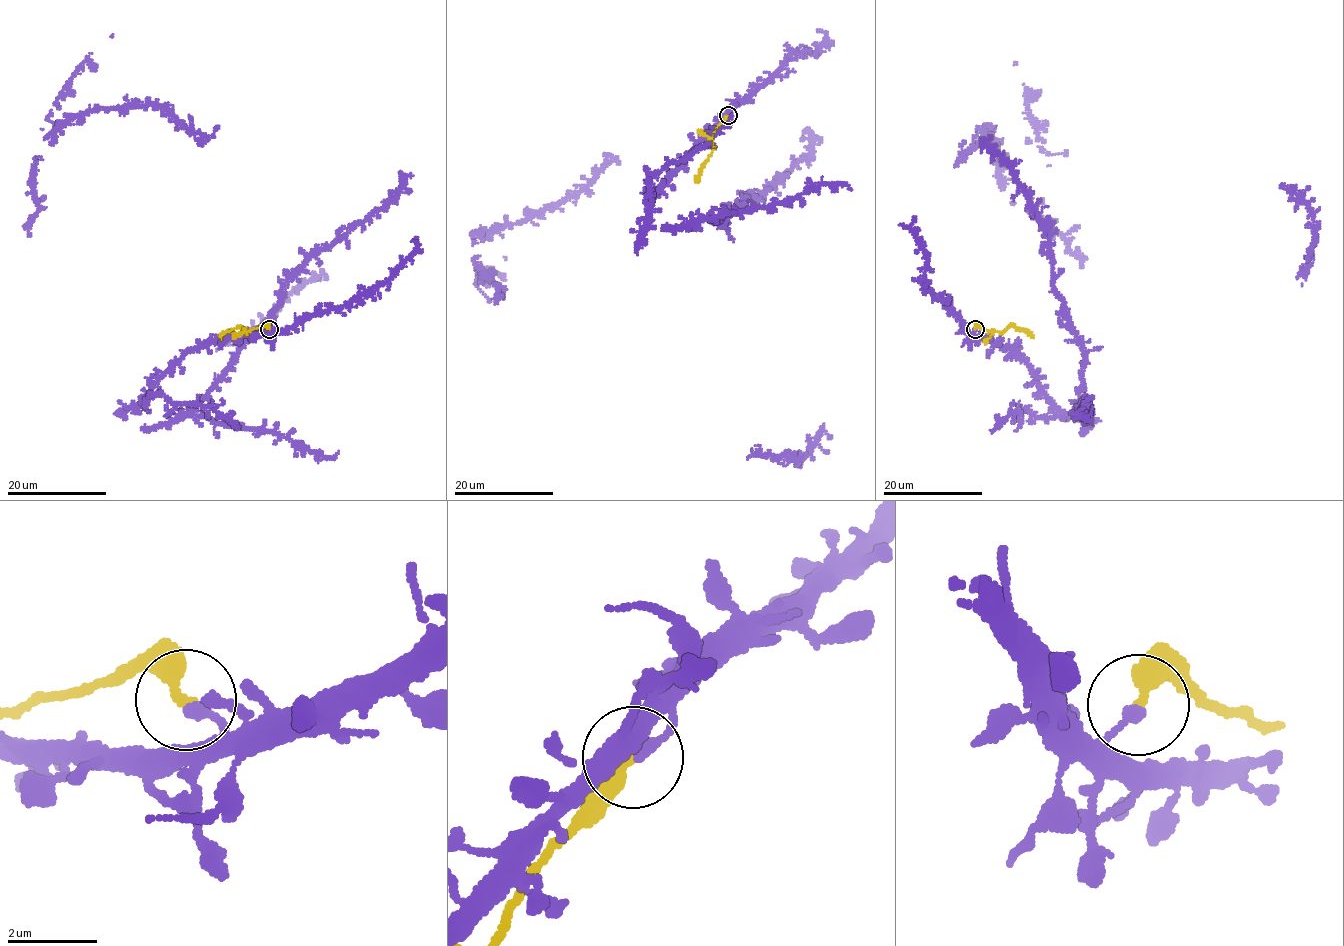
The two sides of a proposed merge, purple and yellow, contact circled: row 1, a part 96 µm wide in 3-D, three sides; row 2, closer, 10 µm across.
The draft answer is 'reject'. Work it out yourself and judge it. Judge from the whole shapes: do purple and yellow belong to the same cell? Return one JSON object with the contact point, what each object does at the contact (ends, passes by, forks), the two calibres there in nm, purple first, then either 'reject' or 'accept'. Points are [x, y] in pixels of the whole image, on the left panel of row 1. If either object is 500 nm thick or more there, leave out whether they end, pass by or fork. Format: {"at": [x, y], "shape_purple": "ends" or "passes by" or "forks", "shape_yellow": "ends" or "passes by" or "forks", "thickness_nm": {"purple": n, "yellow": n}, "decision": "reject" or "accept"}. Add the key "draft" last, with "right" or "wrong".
{"at": [269, 329], "shape_purple": "ends", "shape_yellow": "ends", "thickness_nm": {"purple": 280, "yellow": 320}, "decision": "reject", "draft": "right"}

